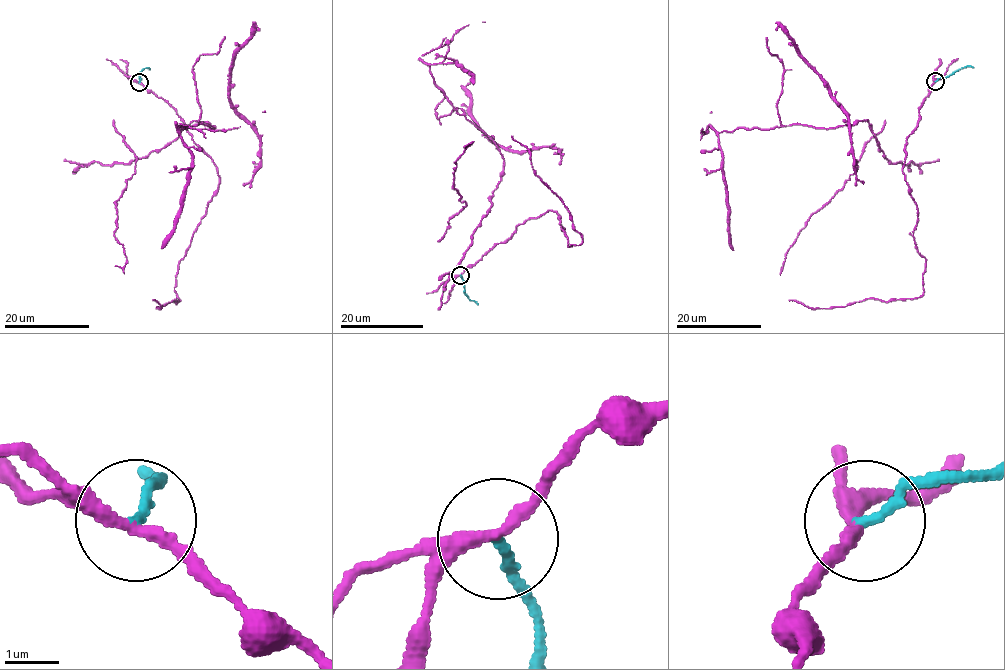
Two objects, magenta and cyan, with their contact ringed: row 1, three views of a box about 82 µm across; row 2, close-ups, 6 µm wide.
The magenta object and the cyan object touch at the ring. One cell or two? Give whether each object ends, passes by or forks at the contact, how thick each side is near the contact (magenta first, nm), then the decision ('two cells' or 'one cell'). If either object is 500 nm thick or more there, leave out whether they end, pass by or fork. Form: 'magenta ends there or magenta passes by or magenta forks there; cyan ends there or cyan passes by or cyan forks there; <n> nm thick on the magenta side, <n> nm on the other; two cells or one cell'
magenta passes by; cyan ends there; 240 nm thick on the magenta side, 180 nm on the other; two cells

